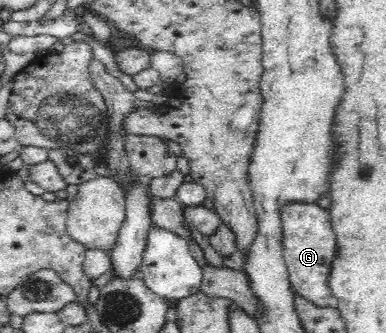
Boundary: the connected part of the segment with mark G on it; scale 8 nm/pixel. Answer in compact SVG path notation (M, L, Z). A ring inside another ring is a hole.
M287 202L280 210L280 219L283 256L290 272L292 288L305 301L317 307L335 307L334 294L328 285L336 250L336 236L332 232L329 211L319 207L316 202Z

